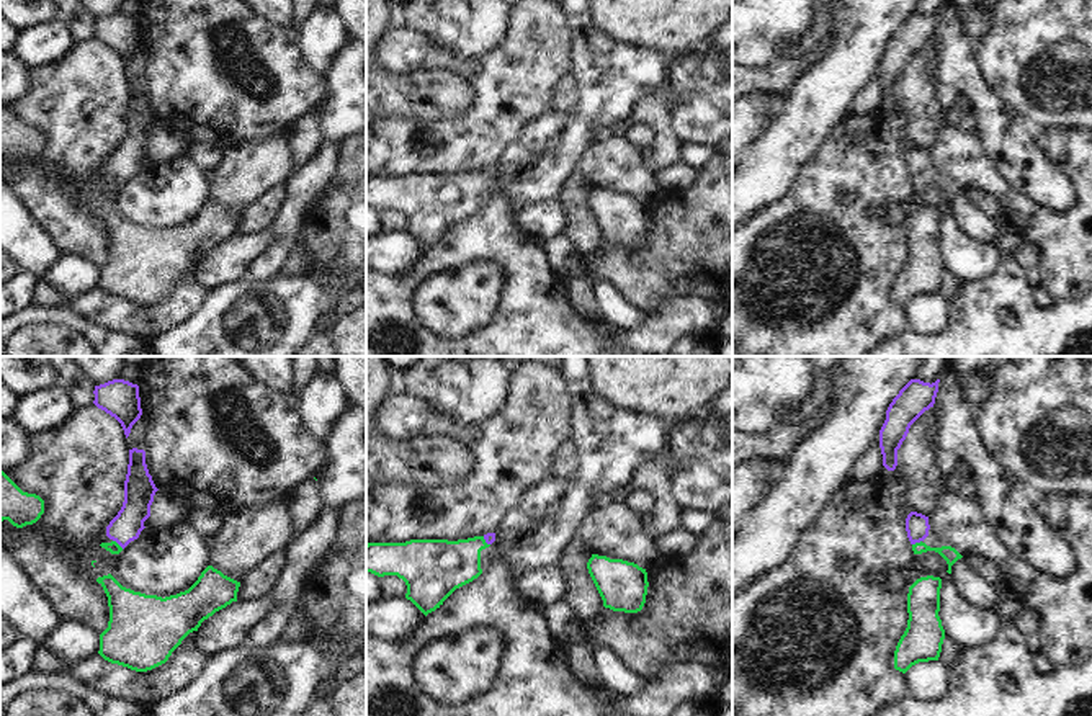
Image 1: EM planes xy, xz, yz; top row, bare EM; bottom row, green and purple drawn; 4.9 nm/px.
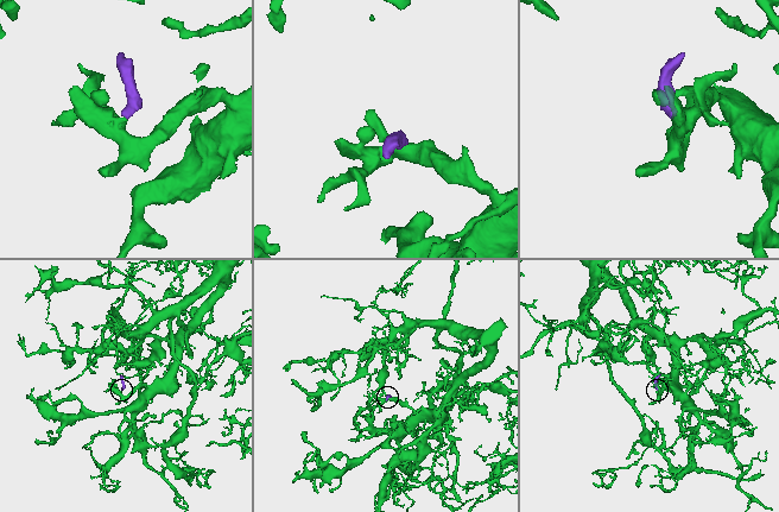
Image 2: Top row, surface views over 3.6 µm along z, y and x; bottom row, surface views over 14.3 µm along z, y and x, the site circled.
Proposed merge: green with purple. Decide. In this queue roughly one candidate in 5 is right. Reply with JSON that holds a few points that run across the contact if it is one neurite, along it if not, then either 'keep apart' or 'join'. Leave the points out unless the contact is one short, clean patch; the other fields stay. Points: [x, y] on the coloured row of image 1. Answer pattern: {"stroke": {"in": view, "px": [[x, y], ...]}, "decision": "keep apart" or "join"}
{"stroke": {"in": "xy", "px": [[113, 546], [116, 543], [126, 527]]}, "decision": "join"}

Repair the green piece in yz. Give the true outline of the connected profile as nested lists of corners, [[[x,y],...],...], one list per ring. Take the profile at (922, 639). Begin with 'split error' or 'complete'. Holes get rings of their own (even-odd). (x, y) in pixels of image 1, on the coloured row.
complete | [[[917,579],[907,593],[907,628],[894,651],[894,669],[906,673],[919,662],[938,660],[945,629],[938,616],[942,579]]]

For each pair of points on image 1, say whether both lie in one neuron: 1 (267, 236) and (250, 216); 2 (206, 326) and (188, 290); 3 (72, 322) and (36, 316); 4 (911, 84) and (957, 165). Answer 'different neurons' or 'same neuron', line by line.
1: different neurons
2: different neurons
3: same neuron
4: different neurons

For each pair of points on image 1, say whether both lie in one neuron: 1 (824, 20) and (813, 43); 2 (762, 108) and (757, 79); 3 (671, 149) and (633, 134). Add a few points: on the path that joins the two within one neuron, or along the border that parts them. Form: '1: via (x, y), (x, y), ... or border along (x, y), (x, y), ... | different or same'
1: via (824, 25), (816, 38) | same
2: border along (765, 90), (752, 90), (749, 93) | different
3: border along (628, 125), (644, 125), (653, 133), (651, 144) | different

